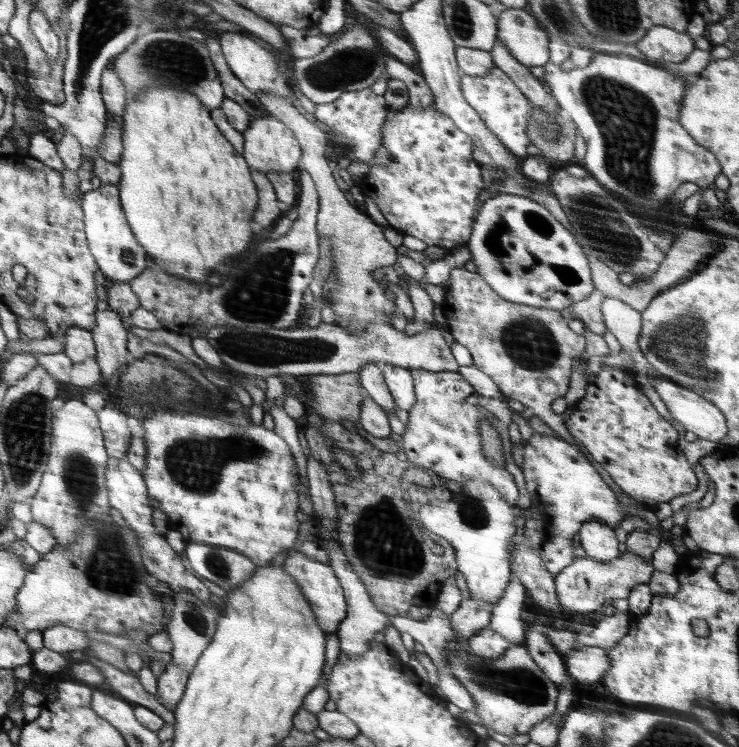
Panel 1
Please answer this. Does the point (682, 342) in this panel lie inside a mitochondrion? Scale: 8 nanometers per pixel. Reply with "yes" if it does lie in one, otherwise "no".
yes

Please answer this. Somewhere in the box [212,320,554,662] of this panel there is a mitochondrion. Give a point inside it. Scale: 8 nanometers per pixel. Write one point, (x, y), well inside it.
(373, 531)

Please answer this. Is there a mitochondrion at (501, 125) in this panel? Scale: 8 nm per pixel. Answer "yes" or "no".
no

